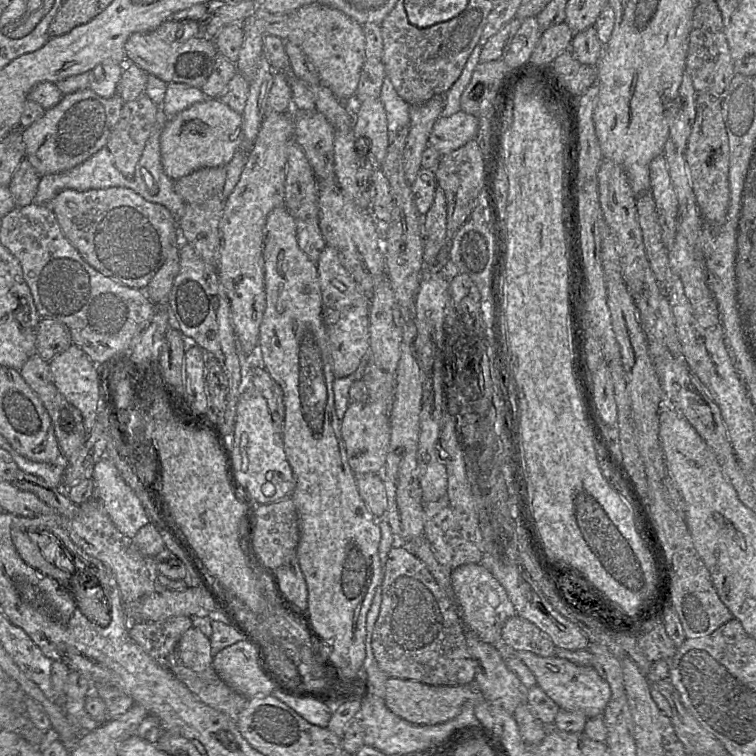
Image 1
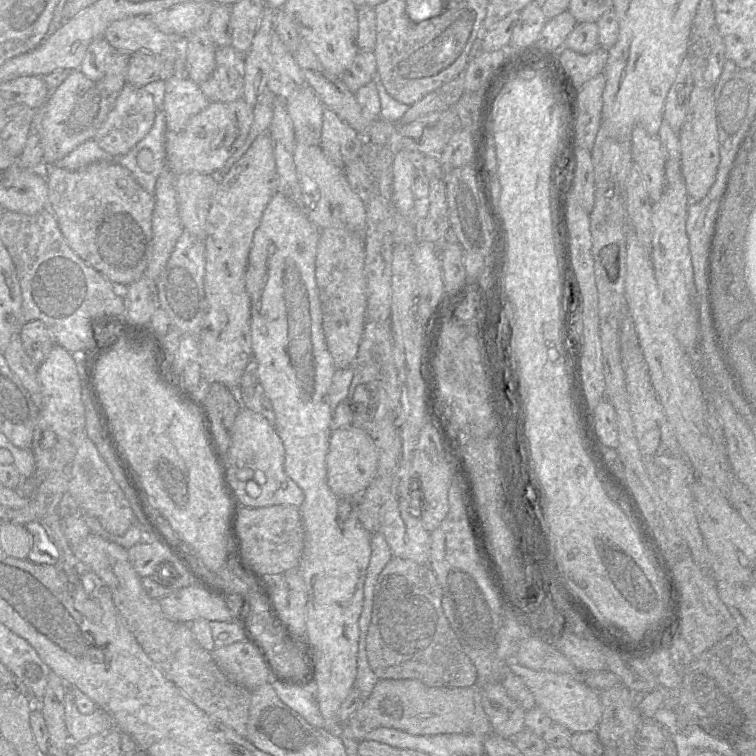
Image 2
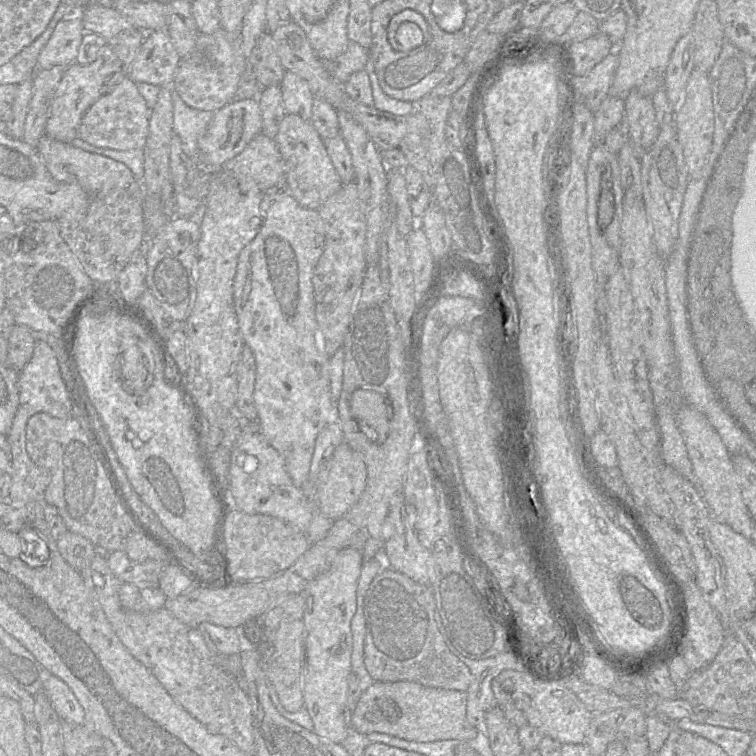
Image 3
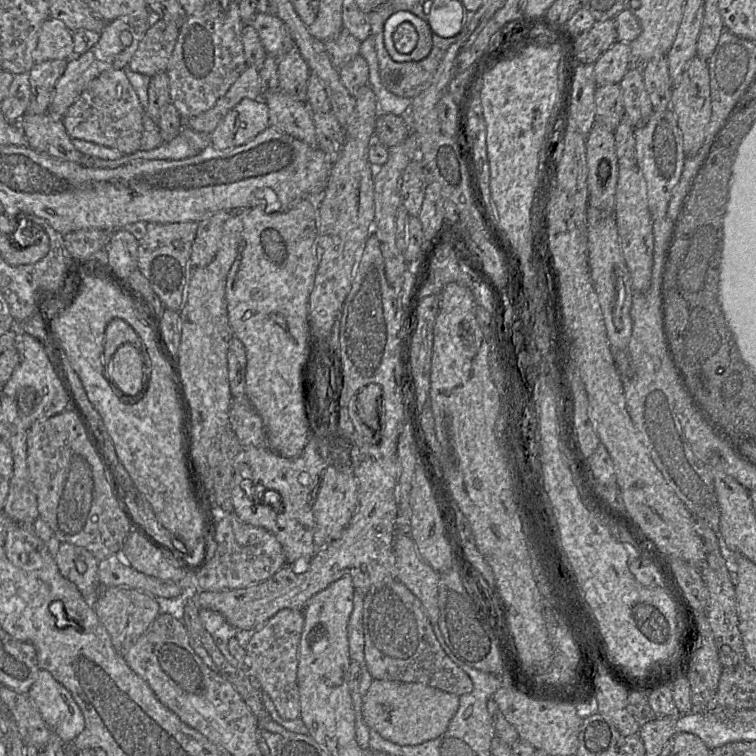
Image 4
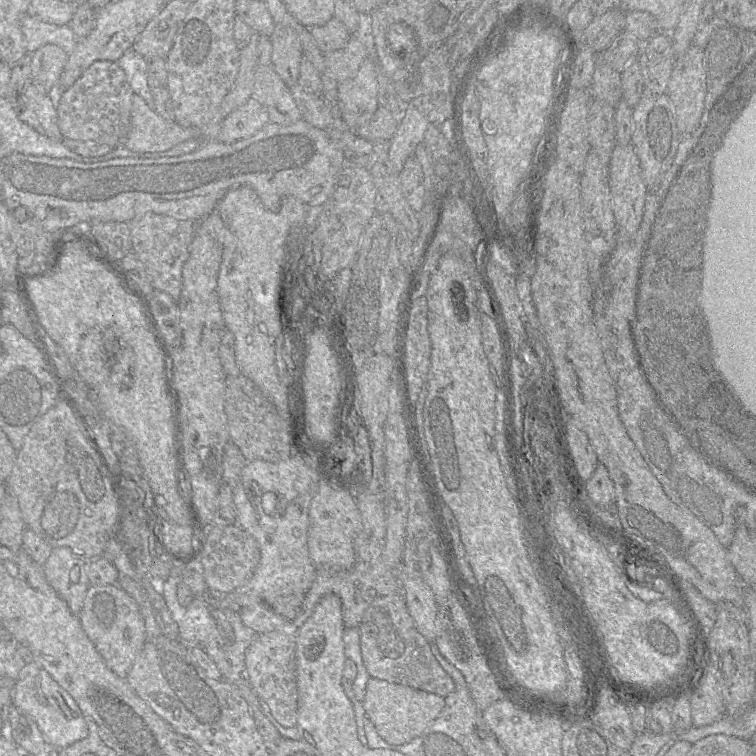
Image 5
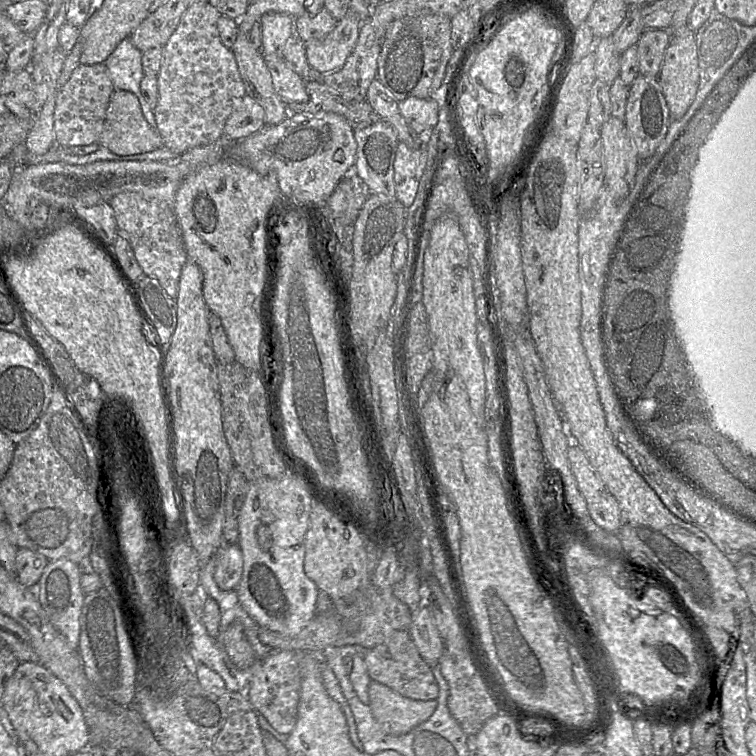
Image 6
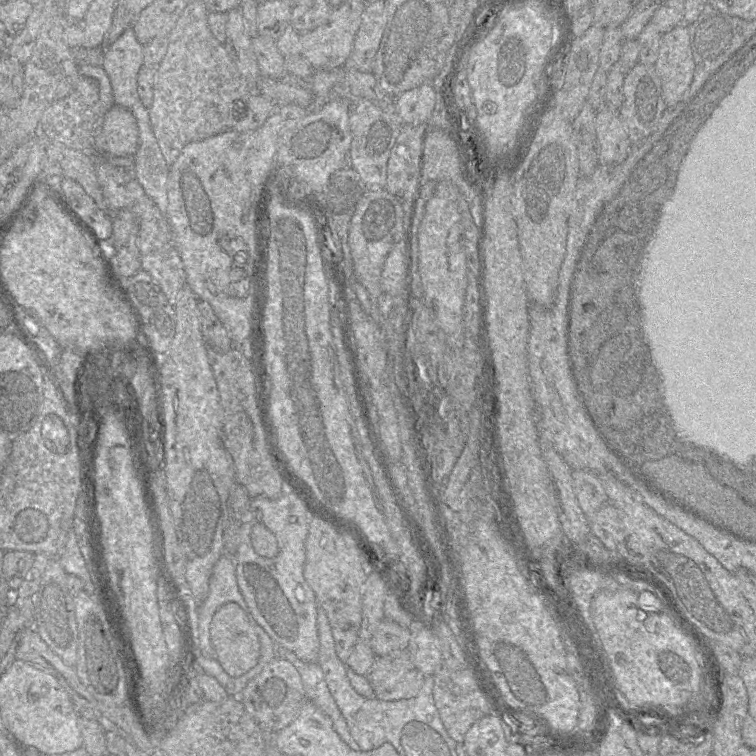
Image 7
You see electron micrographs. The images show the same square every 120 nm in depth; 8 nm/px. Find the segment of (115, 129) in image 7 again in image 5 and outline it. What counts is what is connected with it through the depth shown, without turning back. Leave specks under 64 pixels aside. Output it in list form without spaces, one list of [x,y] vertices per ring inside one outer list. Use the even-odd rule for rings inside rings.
[[[133,94],[131,126],[124,147],[136,153],[162,152],[189,139],[200,139],[198,129],[164,120],[142,97]]]

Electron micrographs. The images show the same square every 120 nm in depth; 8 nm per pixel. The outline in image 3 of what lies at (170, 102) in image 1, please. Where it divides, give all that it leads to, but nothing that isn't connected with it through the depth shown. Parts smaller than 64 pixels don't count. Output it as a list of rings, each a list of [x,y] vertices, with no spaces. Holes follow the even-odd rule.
[[[171,88],[173,100],[173,132],[179,136],[183,152],[191,159],[198,159],[198,141],[206,132],[214,112],[189,107]]]

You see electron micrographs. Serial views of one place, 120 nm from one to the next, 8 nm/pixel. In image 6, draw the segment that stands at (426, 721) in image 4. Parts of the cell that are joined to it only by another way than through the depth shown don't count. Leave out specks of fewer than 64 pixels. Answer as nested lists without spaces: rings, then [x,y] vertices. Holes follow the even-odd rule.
[[[372,681],[368,686],[369,707],[385,733],[406,734],[426,721],[437,707],[436,700],[413,700],[401,696],[388,686]]]

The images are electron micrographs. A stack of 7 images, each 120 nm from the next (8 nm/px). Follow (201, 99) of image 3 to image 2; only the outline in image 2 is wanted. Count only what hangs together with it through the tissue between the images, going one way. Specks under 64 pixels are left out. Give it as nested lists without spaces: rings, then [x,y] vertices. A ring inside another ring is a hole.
[[[231,46],[217,47],[216,66],[211,76],[199,85],[210,102],[233,102],[243,98],[244,55]]]

